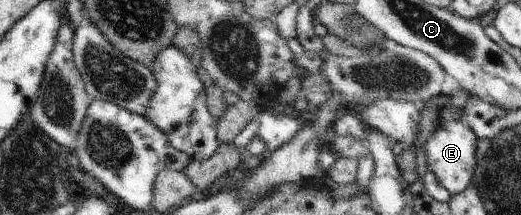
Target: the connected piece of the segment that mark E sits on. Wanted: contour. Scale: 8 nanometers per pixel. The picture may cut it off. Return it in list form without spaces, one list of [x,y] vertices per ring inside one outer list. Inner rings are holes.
[[[453,119],[453,122],[444,122],[423,147],[428,170],[435,173],[439,184],[445,187],[451,195],[461,194],[475,174],[478,163],[475,161],[478,136],[463,121]]]

